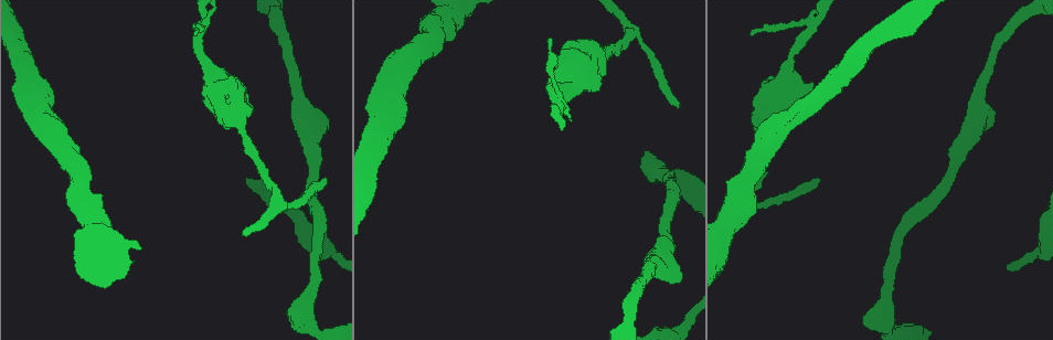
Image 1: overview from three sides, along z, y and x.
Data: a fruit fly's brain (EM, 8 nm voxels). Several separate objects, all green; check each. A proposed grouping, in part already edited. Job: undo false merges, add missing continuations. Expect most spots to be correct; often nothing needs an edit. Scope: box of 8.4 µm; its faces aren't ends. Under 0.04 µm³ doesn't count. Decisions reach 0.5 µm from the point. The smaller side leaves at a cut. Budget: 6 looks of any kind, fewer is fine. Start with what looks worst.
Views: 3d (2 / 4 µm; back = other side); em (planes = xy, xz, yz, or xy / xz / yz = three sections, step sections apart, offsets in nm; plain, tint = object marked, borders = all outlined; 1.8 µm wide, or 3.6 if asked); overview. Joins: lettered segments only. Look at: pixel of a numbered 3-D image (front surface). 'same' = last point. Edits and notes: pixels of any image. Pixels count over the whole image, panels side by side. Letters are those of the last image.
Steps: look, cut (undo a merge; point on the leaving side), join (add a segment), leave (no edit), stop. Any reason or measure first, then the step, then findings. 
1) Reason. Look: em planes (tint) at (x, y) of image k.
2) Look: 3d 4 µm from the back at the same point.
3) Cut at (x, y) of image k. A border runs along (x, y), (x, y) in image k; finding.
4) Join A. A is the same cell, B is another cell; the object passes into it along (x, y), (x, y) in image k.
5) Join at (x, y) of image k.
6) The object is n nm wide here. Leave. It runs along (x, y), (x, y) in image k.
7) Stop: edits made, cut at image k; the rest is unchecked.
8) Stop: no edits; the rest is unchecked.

Branch stops here. Look: em xy step 16 (borders) at (325, 180) of image 1.

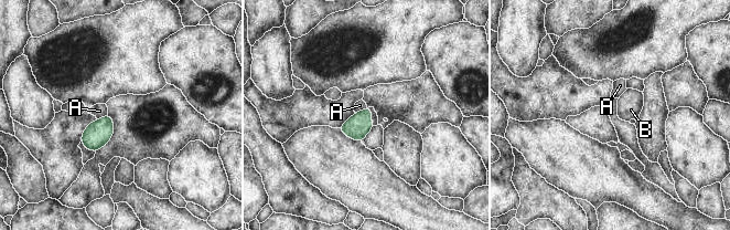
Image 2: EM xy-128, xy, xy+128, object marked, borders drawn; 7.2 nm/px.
Join B. B is the same cell, A is another cell; it goes on there.

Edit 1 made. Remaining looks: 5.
Look: overview.

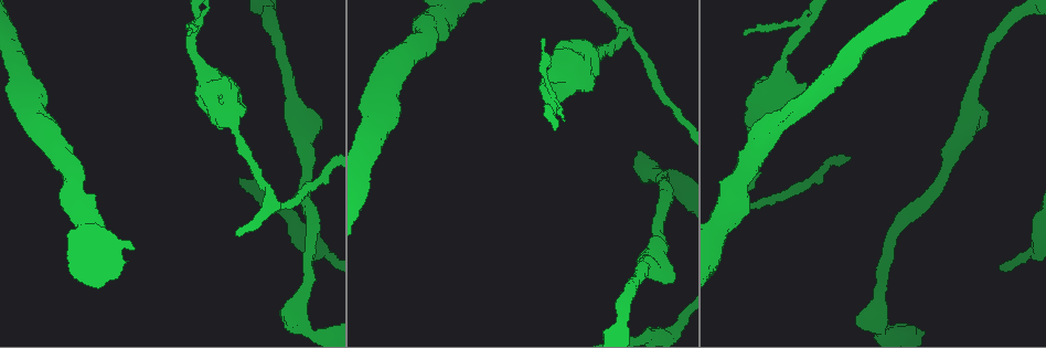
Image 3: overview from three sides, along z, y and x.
Three-way junction. Look: em planes (tint) at (629, 35) of image 3.

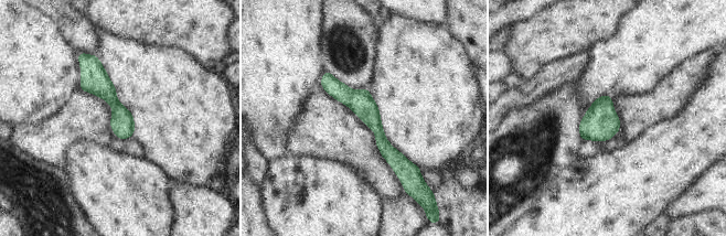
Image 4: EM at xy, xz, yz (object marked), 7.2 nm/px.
Look: em planes (borders) at the same point.

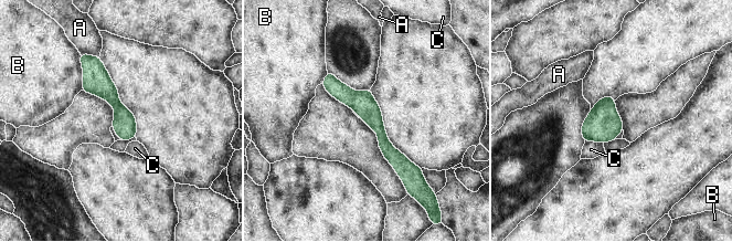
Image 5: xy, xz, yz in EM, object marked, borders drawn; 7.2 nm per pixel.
The object is 170 nm wide here; the longest contact is with B, 280 nm. Leave. A, B and C are other cells; one neuron here.

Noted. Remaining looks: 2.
Free end. Look: em planes (tint) at (670, 280) of image 3.

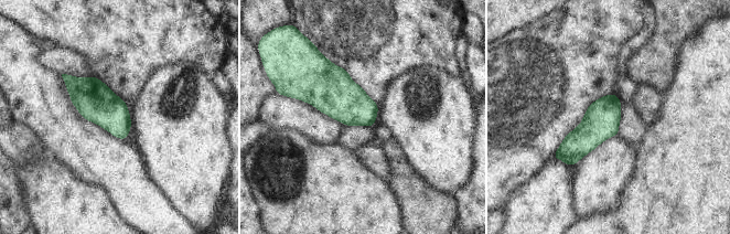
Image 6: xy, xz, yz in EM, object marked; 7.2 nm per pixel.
Look: em planes (borders) at the same point.

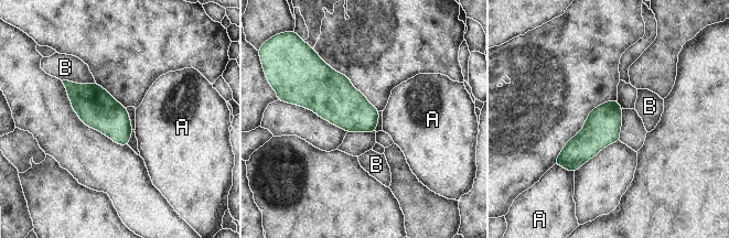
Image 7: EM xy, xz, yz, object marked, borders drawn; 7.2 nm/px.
The object is 260 nm wide here. Leave. A and B are other cells; a border runs along (554, 164), (560, 164), (574, 172) in image 7; no lettered segment goes on from it.

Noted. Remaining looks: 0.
Stop: edits made, join at image 2; the rest is unchecked.

